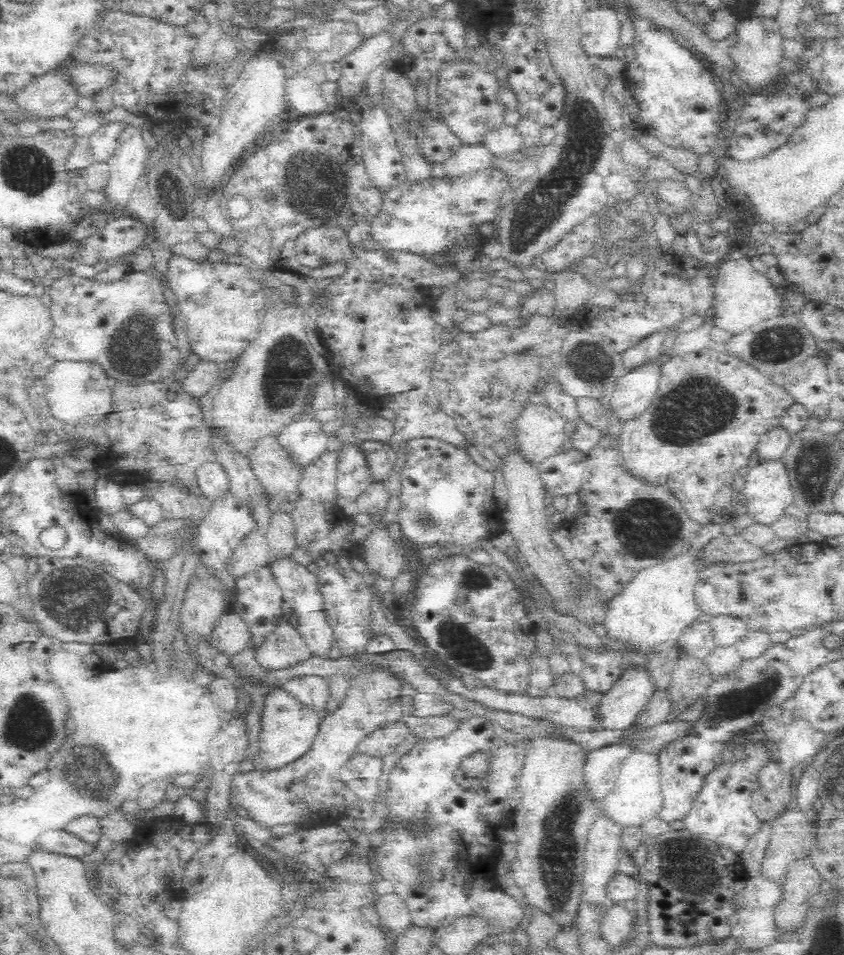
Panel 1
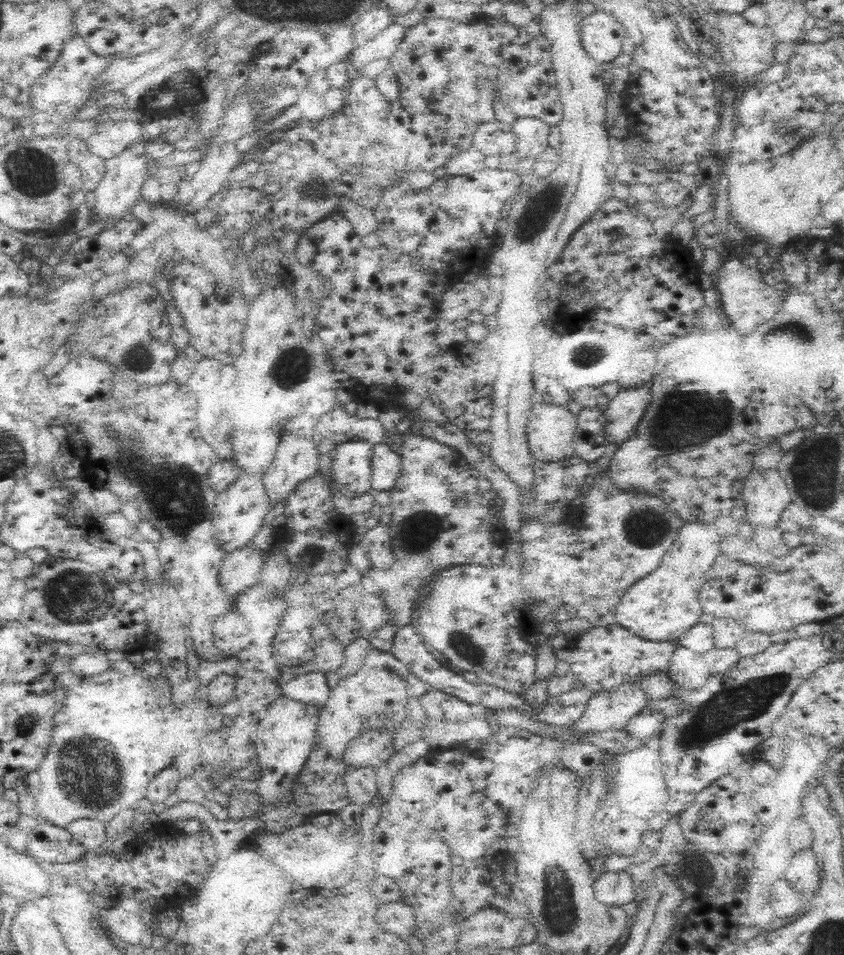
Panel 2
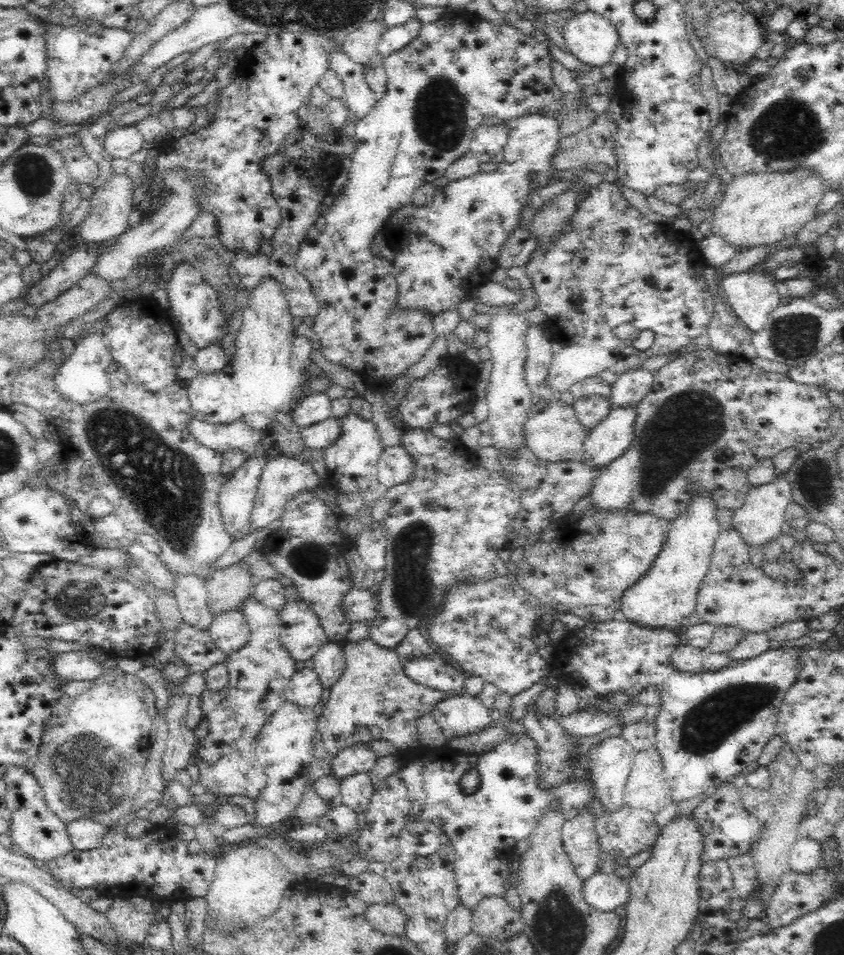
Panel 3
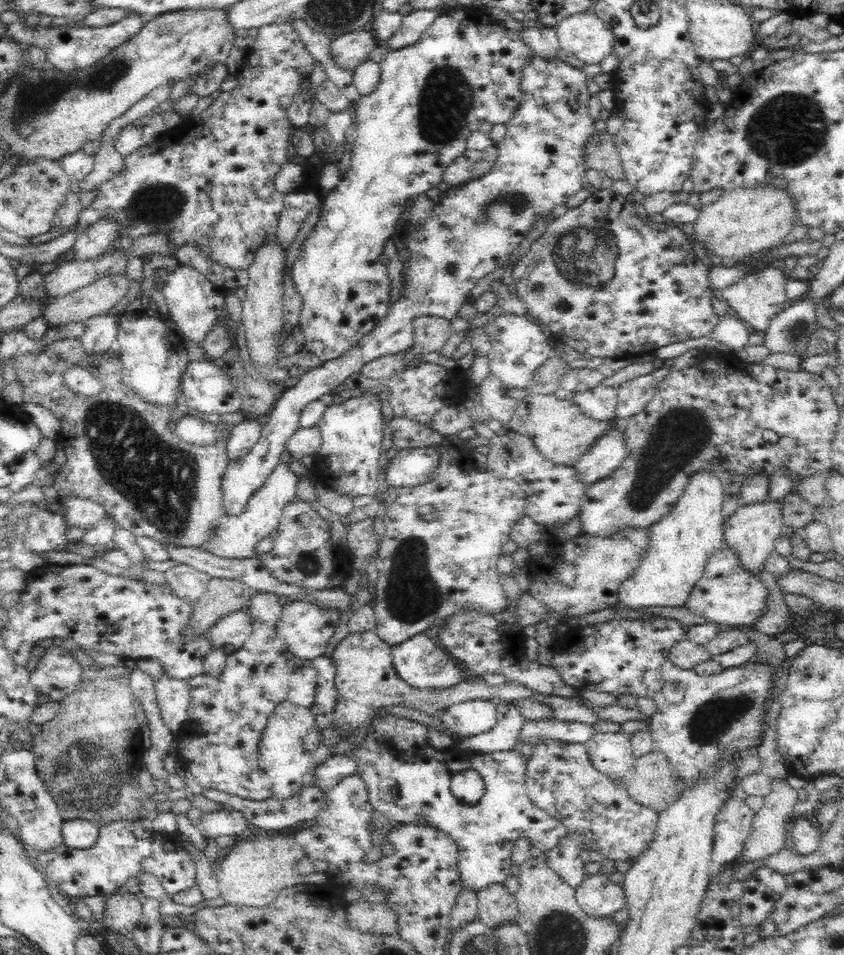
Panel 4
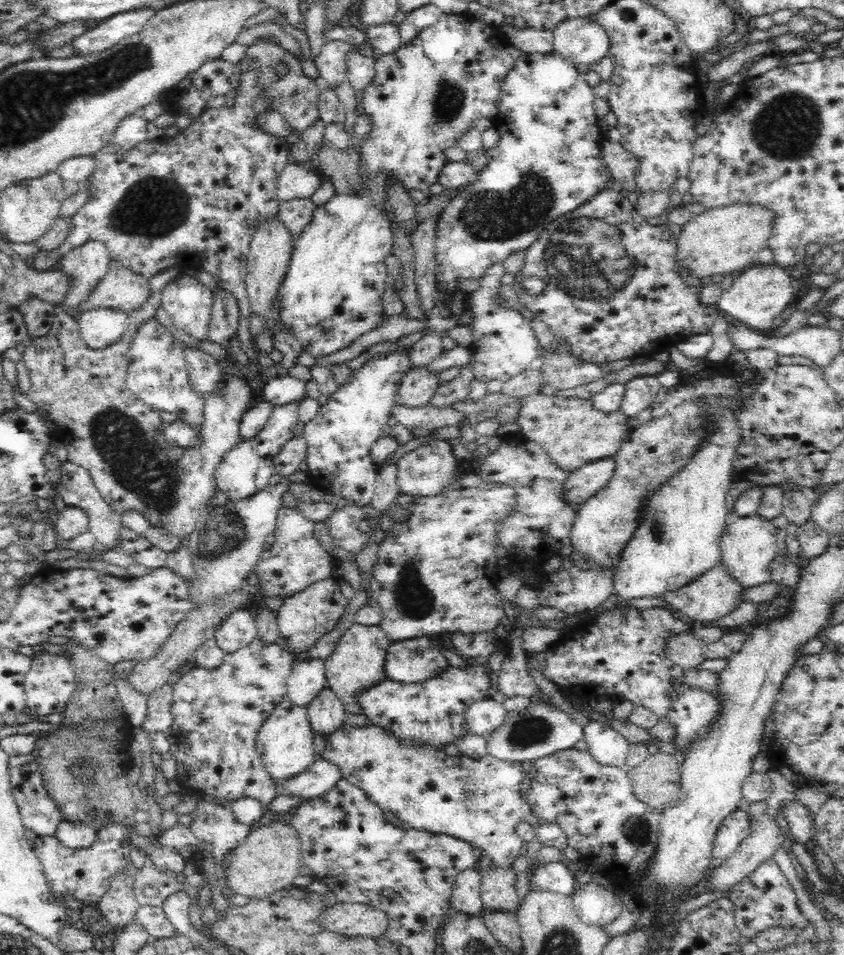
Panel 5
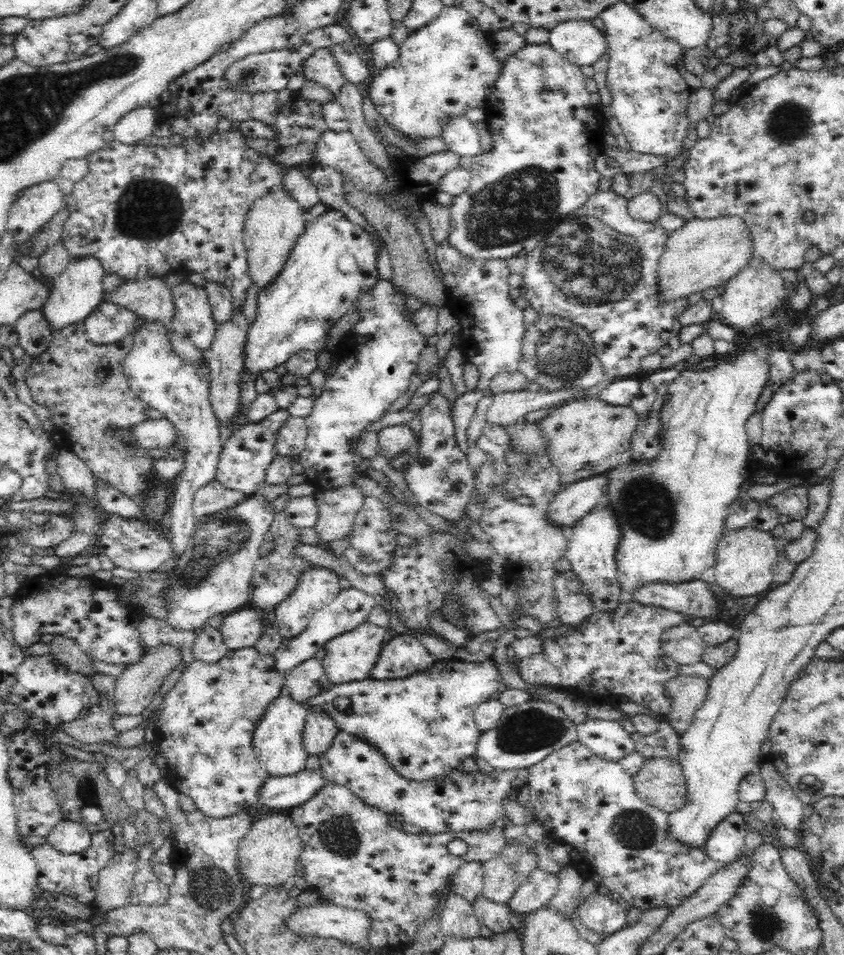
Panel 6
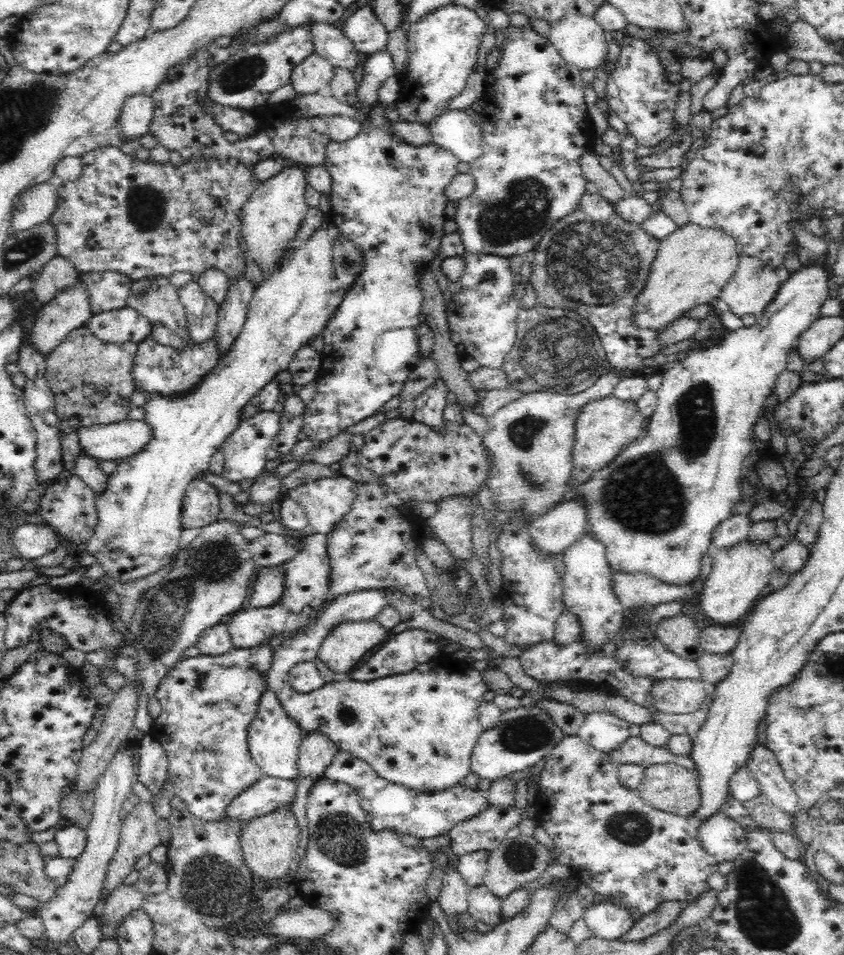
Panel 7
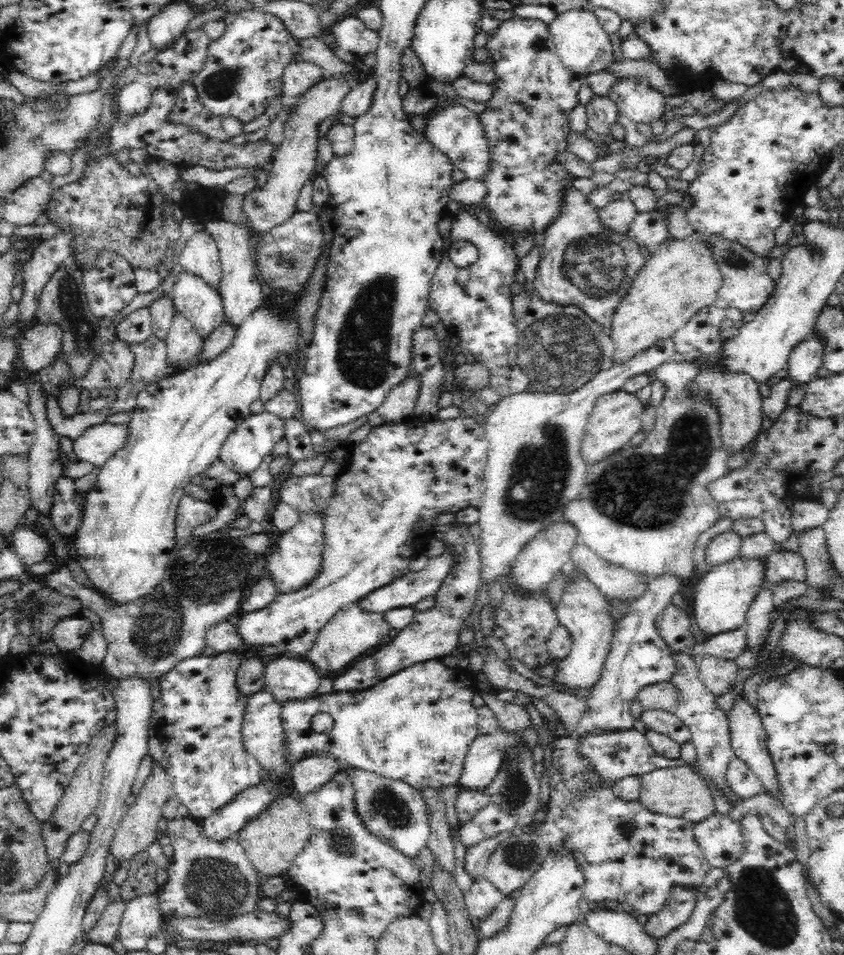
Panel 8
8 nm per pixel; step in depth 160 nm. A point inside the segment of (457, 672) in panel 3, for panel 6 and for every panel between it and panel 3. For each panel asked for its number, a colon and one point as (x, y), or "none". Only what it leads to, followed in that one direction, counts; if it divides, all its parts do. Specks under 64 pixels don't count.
4: (419, 662)
5: (412, 660)
6: (402, 656)

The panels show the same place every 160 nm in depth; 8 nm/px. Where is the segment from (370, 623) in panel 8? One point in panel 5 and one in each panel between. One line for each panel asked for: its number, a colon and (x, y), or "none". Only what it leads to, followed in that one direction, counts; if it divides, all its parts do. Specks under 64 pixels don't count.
5: (358, 662)
6: (350, 656)
7: (342, 649)

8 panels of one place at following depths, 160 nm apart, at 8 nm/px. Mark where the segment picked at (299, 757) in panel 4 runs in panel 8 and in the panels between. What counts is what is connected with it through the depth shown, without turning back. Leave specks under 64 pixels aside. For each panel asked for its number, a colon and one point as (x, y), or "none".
5: (285, 743)
6: (277, 741)
7: (274, 738)
8: (263, 732)

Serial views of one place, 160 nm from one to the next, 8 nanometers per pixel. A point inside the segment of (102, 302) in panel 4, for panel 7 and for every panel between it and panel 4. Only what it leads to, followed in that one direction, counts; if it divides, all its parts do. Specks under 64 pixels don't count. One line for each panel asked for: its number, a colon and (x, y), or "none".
5: (120, 288)
6: (151, 298)
7: (155, 298)

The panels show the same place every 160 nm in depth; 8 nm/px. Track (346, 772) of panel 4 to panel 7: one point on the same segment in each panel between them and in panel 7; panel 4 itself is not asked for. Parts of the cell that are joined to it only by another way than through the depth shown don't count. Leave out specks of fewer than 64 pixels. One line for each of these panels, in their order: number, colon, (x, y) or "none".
5: (321, 775)
6: (289, 791)
7: (270, 793)

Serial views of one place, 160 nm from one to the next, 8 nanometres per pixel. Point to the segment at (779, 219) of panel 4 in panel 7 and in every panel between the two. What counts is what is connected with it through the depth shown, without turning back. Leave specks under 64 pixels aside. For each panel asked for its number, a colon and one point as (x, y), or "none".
5: (724, 239)
6: (703, 253)
7: (693, 264)

